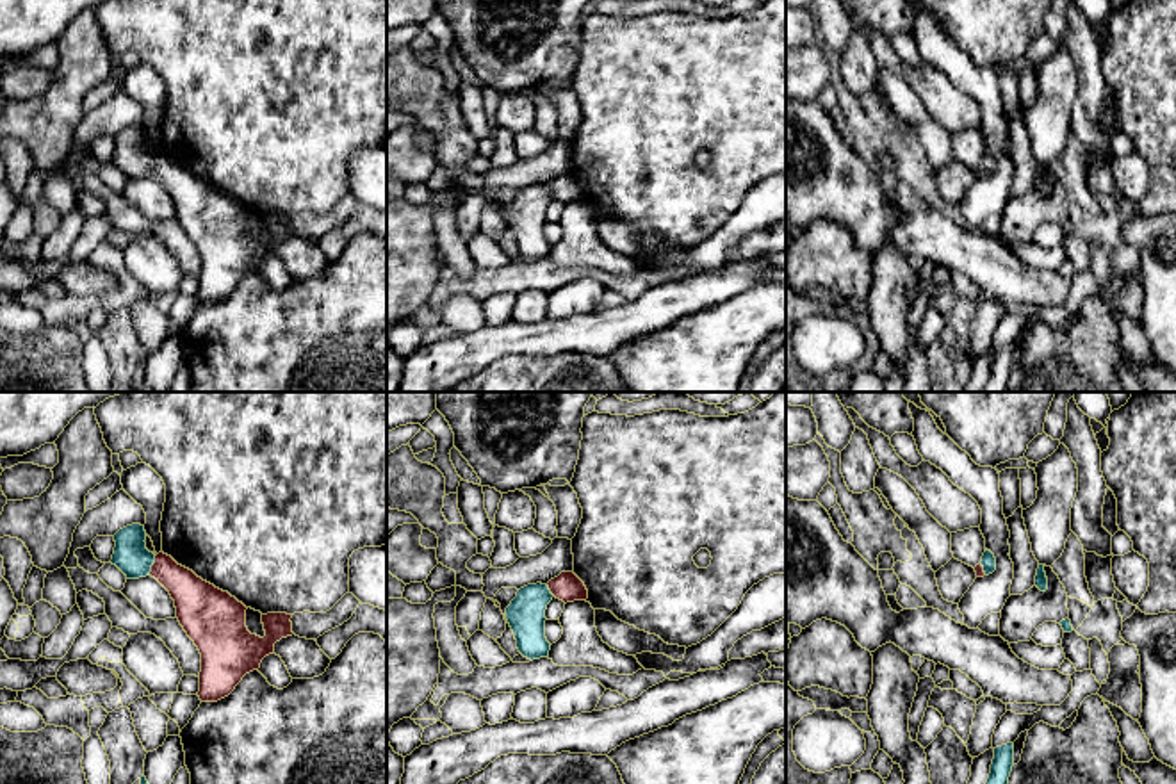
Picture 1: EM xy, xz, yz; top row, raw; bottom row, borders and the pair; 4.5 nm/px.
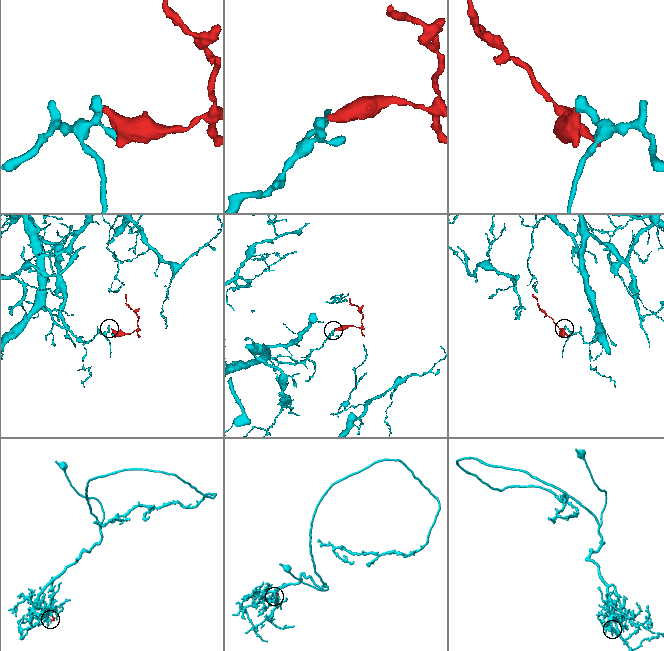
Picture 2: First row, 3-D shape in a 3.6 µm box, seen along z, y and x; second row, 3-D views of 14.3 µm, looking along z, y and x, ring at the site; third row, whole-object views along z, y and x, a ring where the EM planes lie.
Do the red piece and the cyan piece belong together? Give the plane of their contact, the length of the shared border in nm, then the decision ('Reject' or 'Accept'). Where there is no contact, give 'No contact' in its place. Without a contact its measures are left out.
Touches red in xy. Shared border 90 nm. Accept

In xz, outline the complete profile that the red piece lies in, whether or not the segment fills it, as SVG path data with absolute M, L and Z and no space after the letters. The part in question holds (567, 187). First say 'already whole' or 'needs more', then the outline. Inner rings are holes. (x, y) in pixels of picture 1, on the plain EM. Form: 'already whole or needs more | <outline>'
needs more | M561 173L547 185L527 185L506 208L506 221L515 235L519 253L527 260L547 258L551 244L545 239L545 210L552 200L565 205L586 201L588 191L574 173Z

